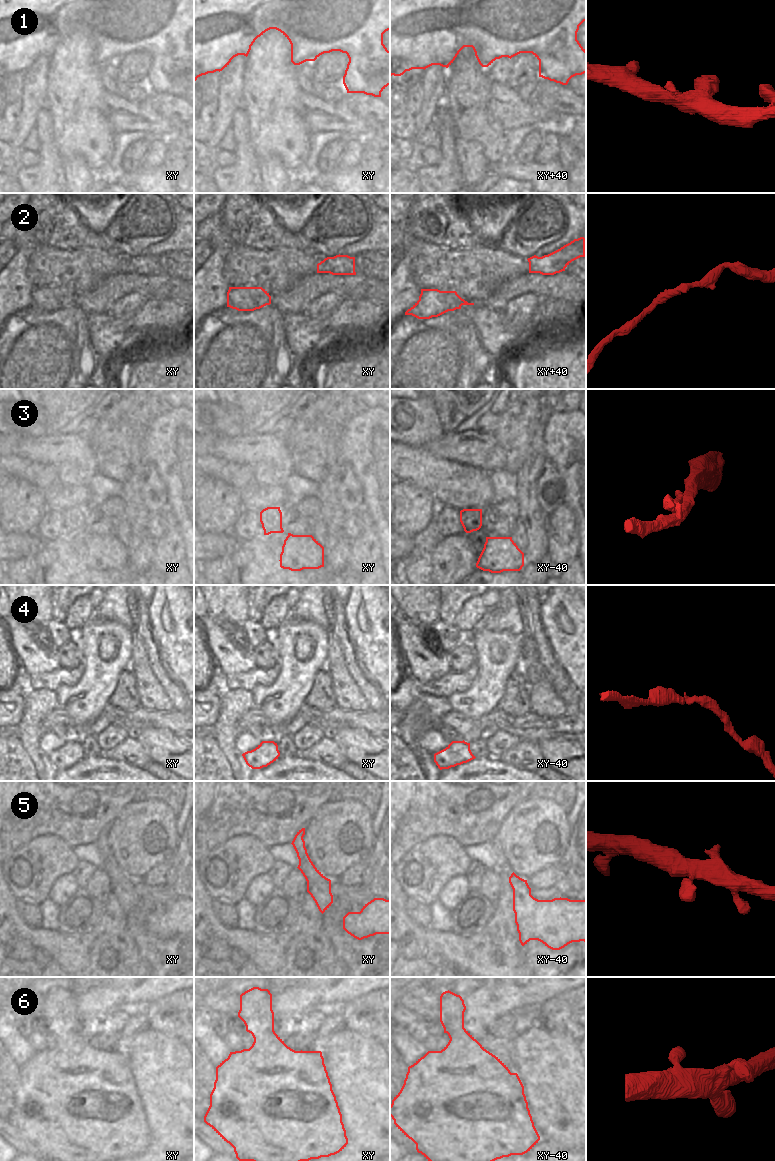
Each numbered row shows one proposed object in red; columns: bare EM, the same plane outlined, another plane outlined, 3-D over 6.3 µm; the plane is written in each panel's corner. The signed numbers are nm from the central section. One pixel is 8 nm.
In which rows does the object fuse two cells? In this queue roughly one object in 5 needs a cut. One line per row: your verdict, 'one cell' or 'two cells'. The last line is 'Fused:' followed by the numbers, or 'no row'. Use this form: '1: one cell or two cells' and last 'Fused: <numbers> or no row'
1: one cell
2: one cell
3: one cell
4: one cell
5: one cell
6: one cell
Fused: no row

